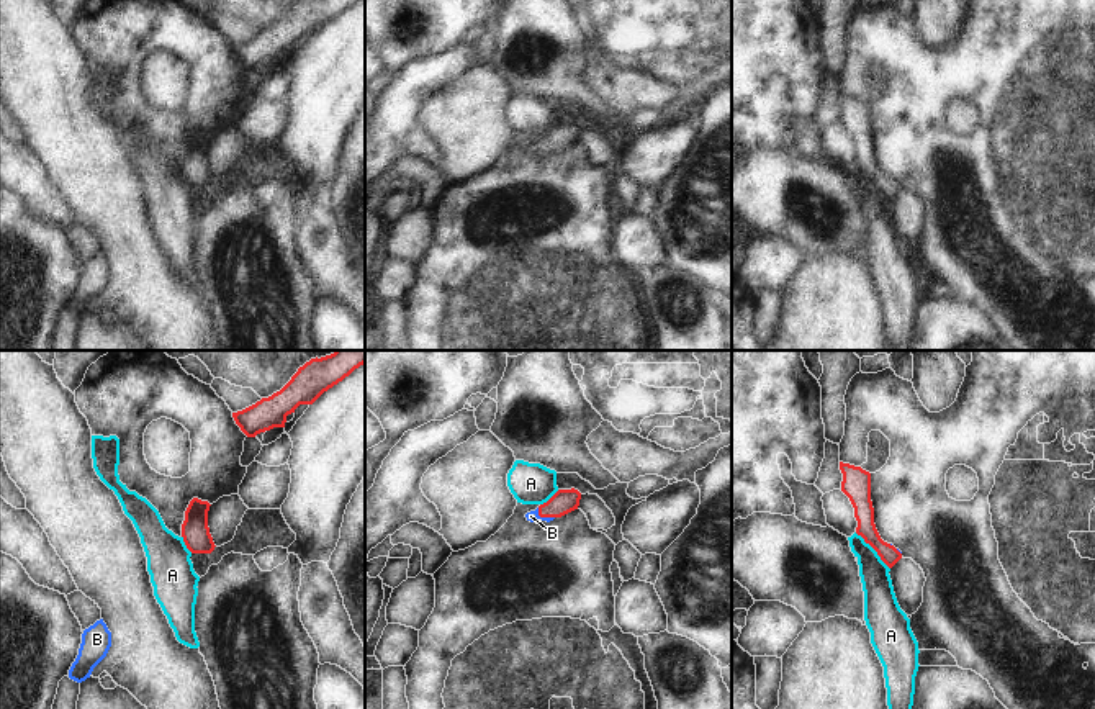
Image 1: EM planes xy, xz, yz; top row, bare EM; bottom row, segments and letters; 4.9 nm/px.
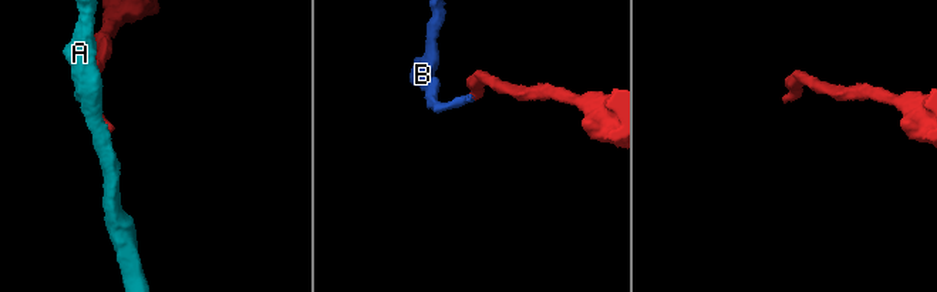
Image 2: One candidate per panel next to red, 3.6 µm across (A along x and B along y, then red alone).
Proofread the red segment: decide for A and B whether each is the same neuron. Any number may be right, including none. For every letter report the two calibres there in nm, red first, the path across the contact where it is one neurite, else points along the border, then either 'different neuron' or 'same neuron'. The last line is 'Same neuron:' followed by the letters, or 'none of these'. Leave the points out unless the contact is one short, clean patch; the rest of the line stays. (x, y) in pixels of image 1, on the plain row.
A: calibres 100 and 160 nm; border yz (855, 166), (889, 202); different neuron
B: calibres 120 and 50 nm; way xz (563, 135), (544, 149), (531, 149); same neuron
Same neuron: B

